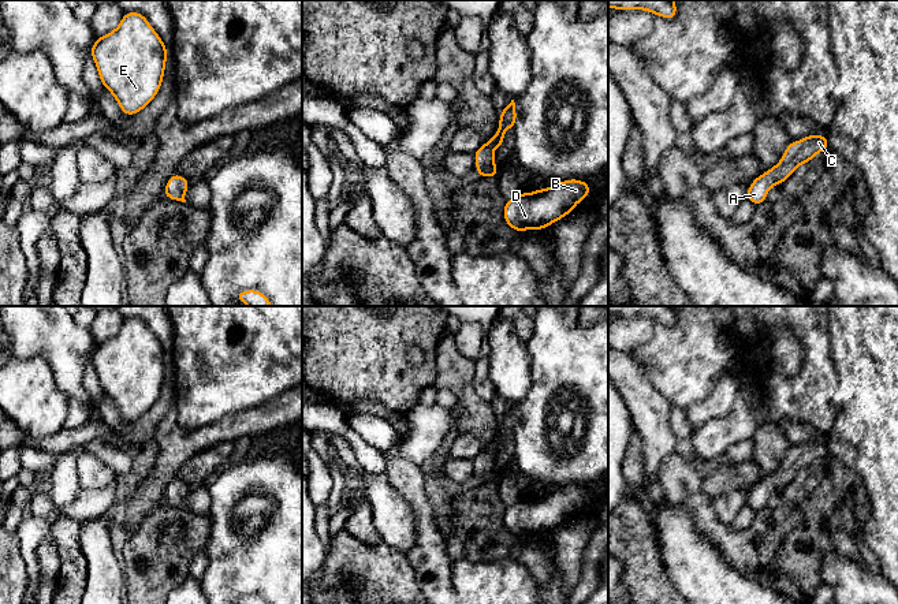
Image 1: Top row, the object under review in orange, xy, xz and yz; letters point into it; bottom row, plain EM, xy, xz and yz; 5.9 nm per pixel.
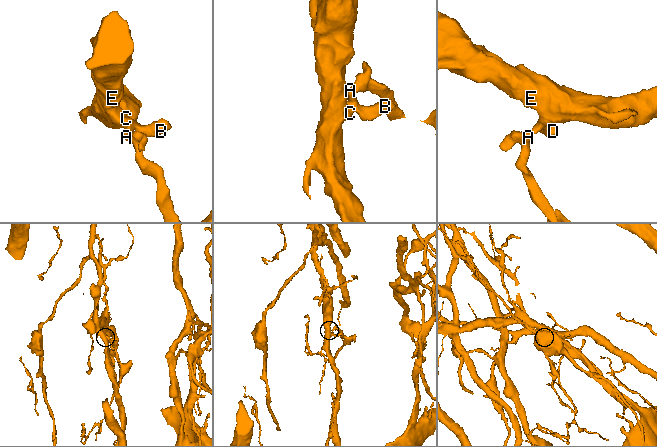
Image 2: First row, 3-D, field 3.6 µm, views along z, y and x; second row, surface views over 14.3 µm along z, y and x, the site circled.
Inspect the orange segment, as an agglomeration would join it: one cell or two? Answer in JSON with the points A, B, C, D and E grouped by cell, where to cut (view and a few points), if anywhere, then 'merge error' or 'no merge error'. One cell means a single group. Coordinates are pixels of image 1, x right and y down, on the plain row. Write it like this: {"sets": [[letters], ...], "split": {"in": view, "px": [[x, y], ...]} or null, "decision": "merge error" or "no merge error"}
{"sets": [["A", "B", "C", "D", "E"]], "split": null, "decision": "no merge error"}

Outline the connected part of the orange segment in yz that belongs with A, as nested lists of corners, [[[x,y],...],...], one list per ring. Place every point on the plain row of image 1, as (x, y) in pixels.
[[[819,440],[808,441],[804,445],[790,448],[780,467],[765,480],[753,485],[748,495],[746,506],[756,512],[765,507],[768,496],[775,491],[782,491],[798,471],[811,469],[815,461],[830,454],[828,443]]]

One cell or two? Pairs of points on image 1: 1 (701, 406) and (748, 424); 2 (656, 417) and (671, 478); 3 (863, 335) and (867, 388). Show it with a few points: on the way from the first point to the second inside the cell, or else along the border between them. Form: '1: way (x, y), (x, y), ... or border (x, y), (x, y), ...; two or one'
1: border (740, 388), (736, 403), (726, 417); two
2: border (675, 450), (664, 459), (656, 480); two
3: way (867, 349), (867, 375); one

